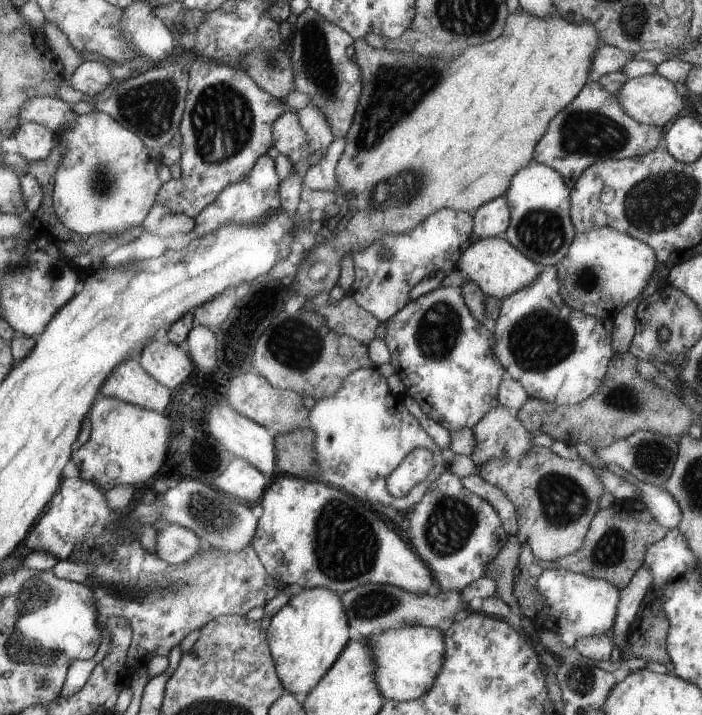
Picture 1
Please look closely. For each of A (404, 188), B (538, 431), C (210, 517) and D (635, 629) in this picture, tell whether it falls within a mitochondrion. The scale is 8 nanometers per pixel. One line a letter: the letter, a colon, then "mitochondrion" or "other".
A: mitochondrion
B: other
C: mitochondrion
D: other

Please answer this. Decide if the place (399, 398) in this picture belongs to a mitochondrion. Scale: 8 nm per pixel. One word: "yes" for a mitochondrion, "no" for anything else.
no

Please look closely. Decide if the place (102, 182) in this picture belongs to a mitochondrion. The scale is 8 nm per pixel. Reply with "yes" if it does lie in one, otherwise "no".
yes

